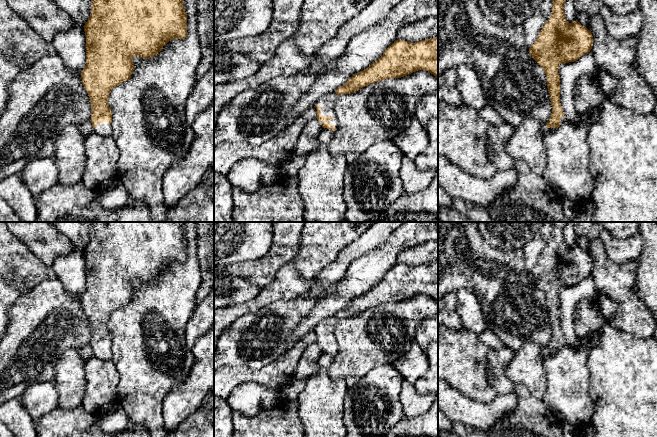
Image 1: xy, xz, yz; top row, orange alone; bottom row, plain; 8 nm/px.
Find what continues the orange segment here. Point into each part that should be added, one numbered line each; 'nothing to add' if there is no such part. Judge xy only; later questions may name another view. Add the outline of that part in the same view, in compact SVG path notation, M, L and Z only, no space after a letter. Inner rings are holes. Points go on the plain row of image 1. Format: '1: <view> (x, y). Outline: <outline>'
1: xy (105, 353). Outline: M107 346L99 347L93 355L102 360L112 360L112 349Z

